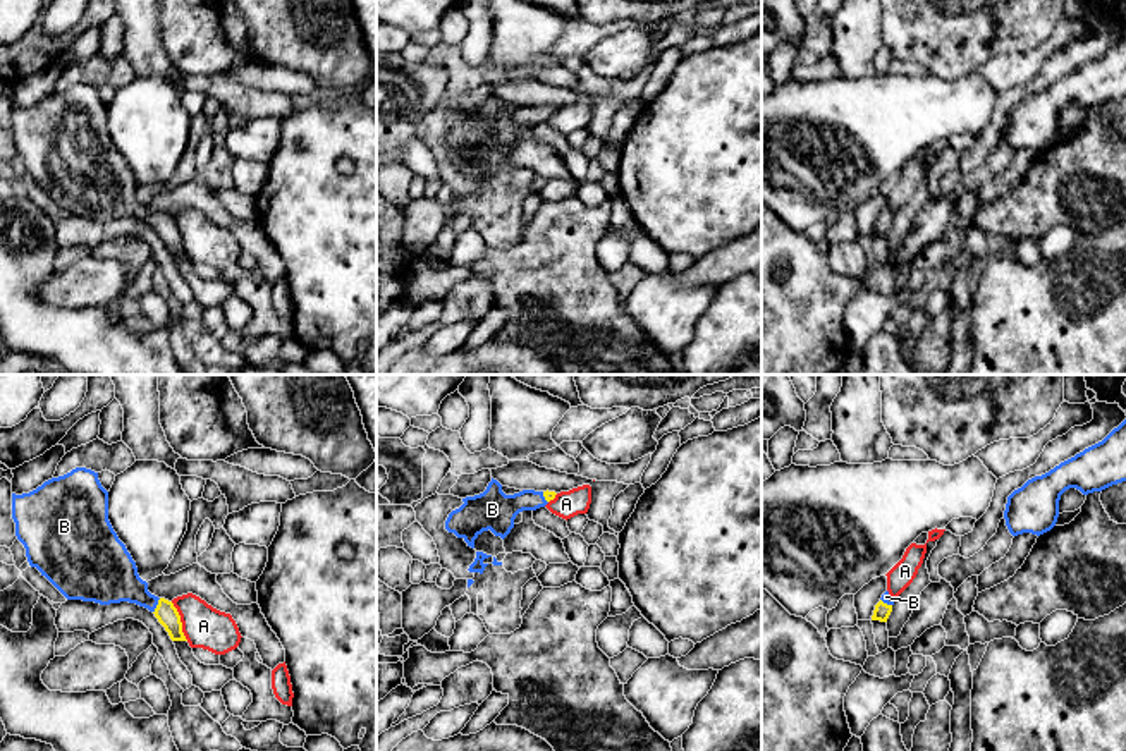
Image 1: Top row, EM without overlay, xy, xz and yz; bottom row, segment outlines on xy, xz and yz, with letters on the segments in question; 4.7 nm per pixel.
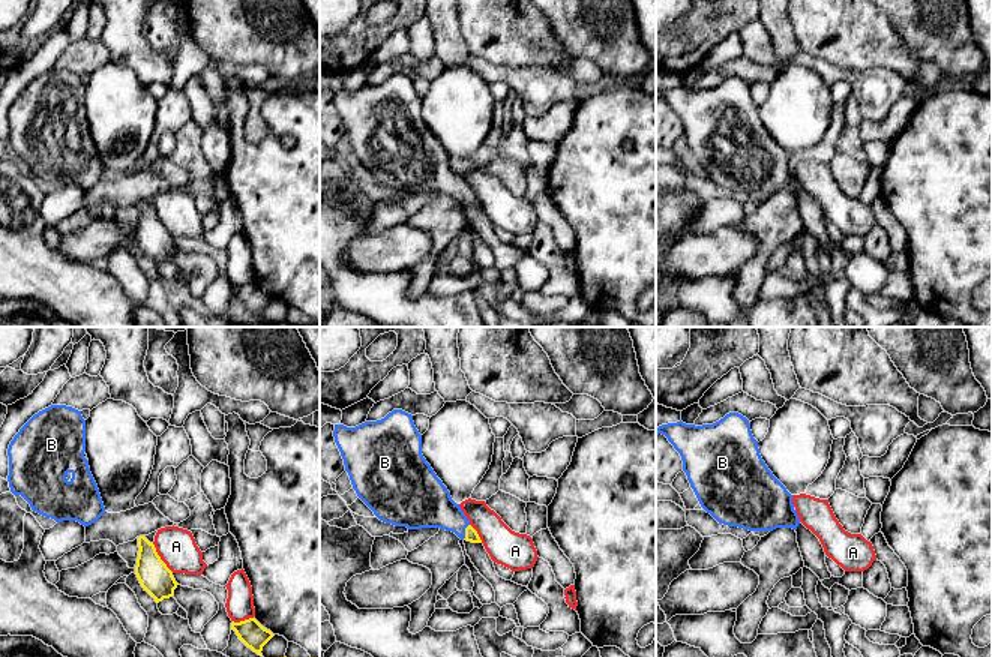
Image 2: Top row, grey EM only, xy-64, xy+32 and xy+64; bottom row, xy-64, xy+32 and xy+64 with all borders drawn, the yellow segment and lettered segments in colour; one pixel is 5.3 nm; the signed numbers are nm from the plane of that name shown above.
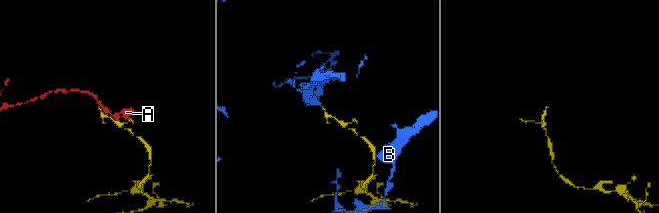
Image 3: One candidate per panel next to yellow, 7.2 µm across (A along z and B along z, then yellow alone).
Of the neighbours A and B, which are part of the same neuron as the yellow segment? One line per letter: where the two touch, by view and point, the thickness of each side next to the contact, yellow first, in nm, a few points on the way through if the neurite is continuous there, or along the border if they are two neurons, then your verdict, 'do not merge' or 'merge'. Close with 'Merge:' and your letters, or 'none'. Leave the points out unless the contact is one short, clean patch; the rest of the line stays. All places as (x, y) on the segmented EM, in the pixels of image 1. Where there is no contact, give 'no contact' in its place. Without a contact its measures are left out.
A: xy (179, 621) | 100/200 nm | do not merge
B: xy (157, 605) | 100/240 nm | across xy (165, 612), (157, 605), (112, 576) | merge
Merge: B

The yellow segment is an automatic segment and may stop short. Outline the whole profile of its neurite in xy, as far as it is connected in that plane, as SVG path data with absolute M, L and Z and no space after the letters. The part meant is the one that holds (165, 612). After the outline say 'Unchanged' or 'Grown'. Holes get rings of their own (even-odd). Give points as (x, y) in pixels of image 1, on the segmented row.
M76 467L29 493L12 493L12 519L29 565L67 600L136 603L155 614L172 641L187 641L174 603L148 591L113 531L98 473Z. Grown

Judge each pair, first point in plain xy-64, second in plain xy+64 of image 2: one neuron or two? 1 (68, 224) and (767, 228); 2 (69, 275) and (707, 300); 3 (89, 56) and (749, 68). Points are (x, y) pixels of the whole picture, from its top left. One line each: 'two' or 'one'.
1: one
2: one
3: one

